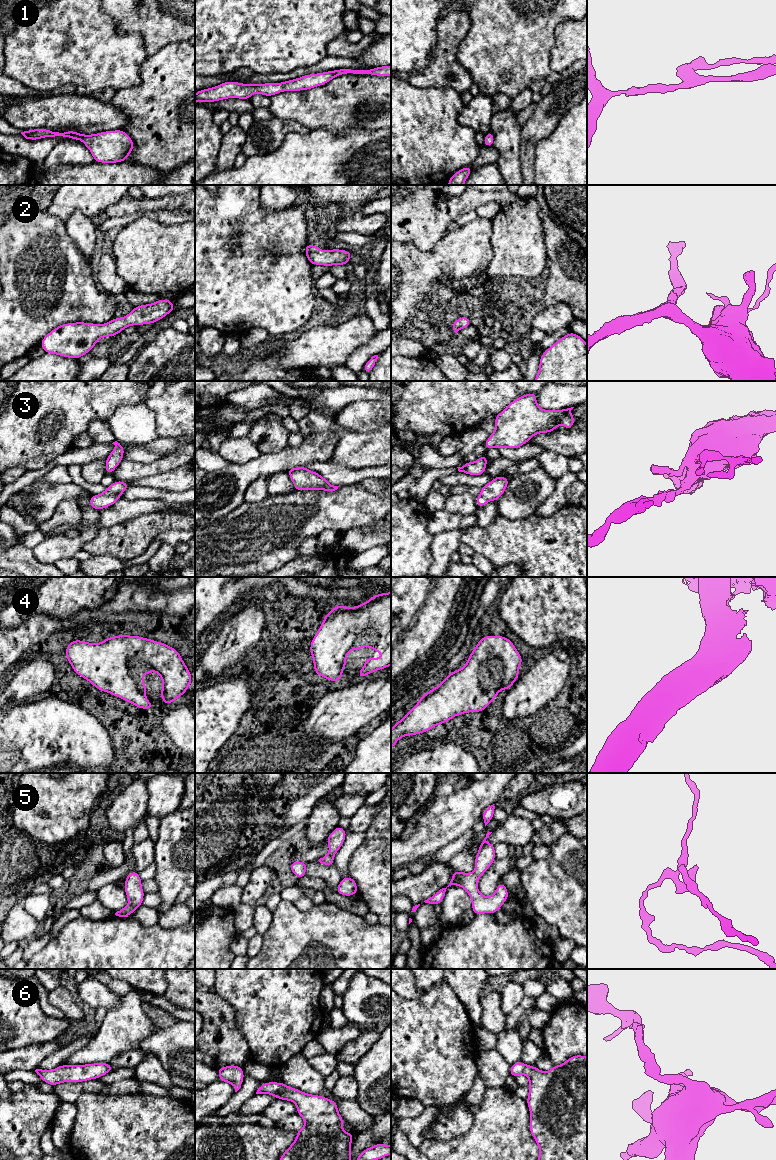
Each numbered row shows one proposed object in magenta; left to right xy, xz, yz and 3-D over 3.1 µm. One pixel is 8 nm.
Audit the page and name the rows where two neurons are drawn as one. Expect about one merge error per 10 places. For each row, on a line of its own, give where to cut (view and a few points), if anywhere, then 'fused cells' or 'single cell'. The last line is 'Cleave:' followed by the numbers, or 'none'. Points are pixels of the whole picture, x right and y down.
1: cut none; single cell
2: cut none; single cell
3: cut none; single cell
4: cut none; single cell
5: cut none; single cell
6: cut none; single cell
Cleave: none

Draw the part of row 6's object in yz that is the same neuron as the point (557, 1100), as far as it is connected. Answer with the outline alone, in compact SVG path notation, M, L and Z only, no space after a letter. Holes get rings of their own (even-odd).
M574 1055L547 1072L522 1061L510 1066L510 1076L515 1078L523 1074L529 1078L526 1102L530 1110L530 1133L539 1147L538 1160L587 1160L587 1057Z

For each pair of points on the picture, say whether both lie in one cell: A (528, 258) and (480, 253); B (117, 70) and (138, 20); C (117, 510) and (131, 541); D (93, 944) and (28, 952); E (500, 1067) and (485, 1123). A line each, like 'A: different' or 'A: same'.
A: different
B: different
C: different
D: different
E: different

